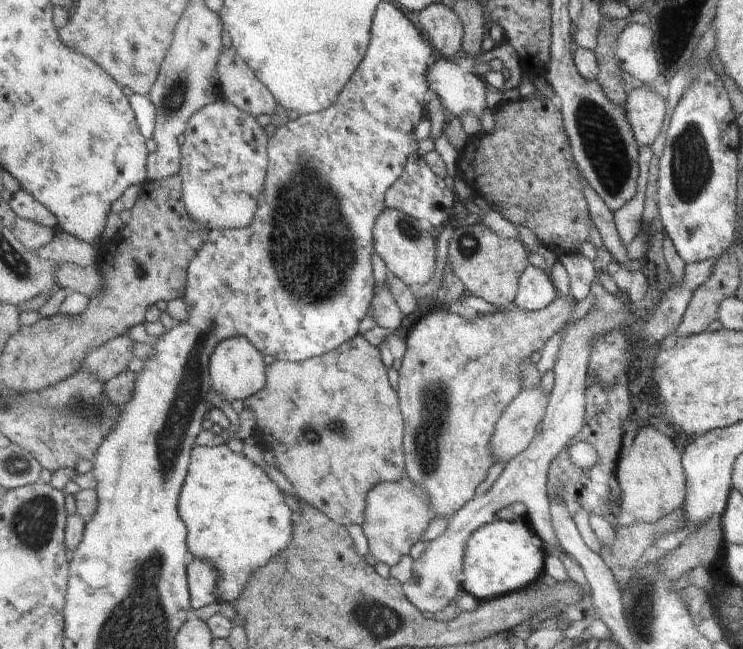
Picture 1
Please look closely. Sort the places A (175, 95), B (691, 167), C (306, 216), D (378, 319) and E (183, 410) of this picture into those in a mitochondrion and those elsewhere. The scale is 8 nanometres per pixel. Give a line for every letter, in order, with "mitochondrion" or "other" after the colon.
A: mitochondrion
B: mitochondrion
C: mitochondrion
D: other
E: mitochondrion

